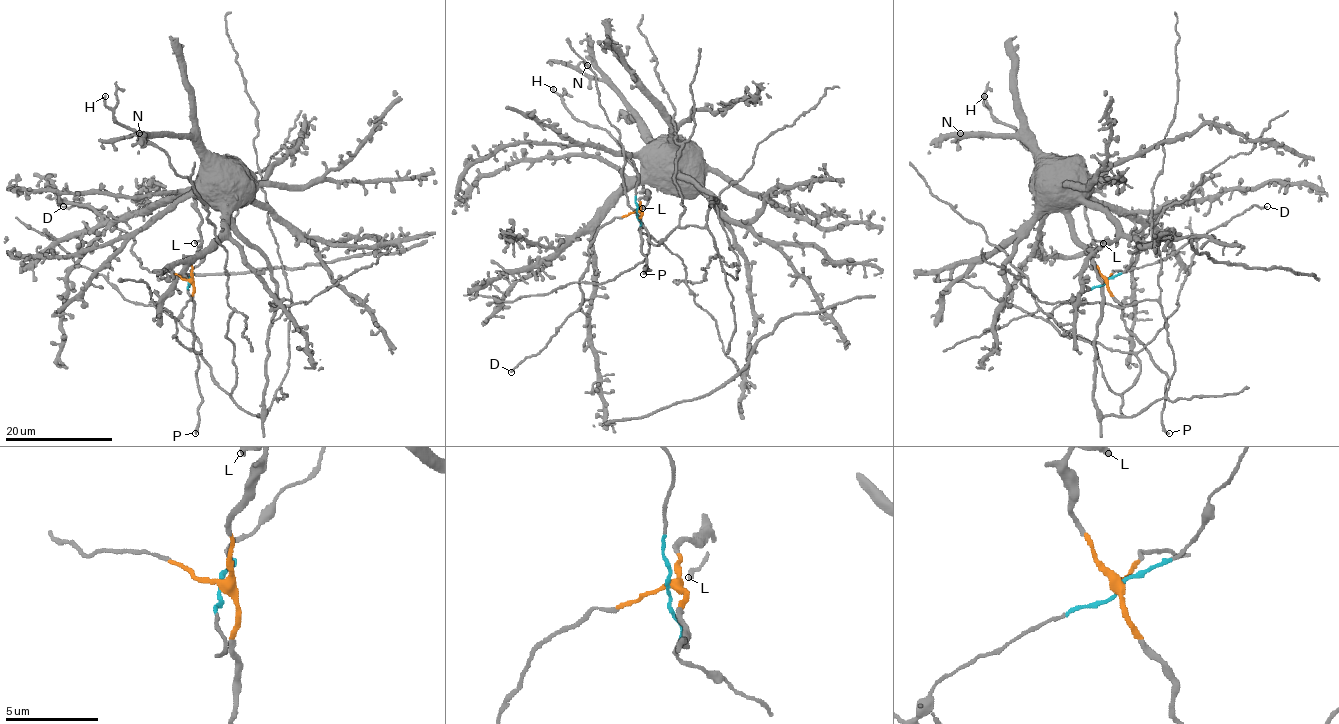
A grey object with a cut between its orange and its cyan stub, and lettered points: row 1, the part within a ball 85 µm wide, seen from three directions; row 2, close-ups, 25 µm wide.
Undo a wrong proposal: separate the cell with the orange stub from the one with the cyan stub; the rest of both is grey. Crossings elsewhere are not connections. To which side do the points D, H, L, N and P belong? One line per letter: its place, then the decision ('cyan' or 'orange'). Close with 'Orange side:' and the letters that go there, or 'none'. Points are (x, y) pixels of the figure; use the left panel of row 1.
D: (63, 206) | orange
H: (105, 96) | orange
L: (194, 243) | orange
N: (139, 133) | cyan
P: (195, 433) | orange
Orange side: D, H, L, P

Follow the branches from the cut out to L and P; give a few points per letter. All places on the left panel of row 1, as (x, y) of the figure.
L: (189, 280), (197, 247), (201, 243), (199, 240), (194, 243)
P: (189, 280), (193, 290), (193, 348), (198, 362), (197, 378), (201, 396), (195, 433)

